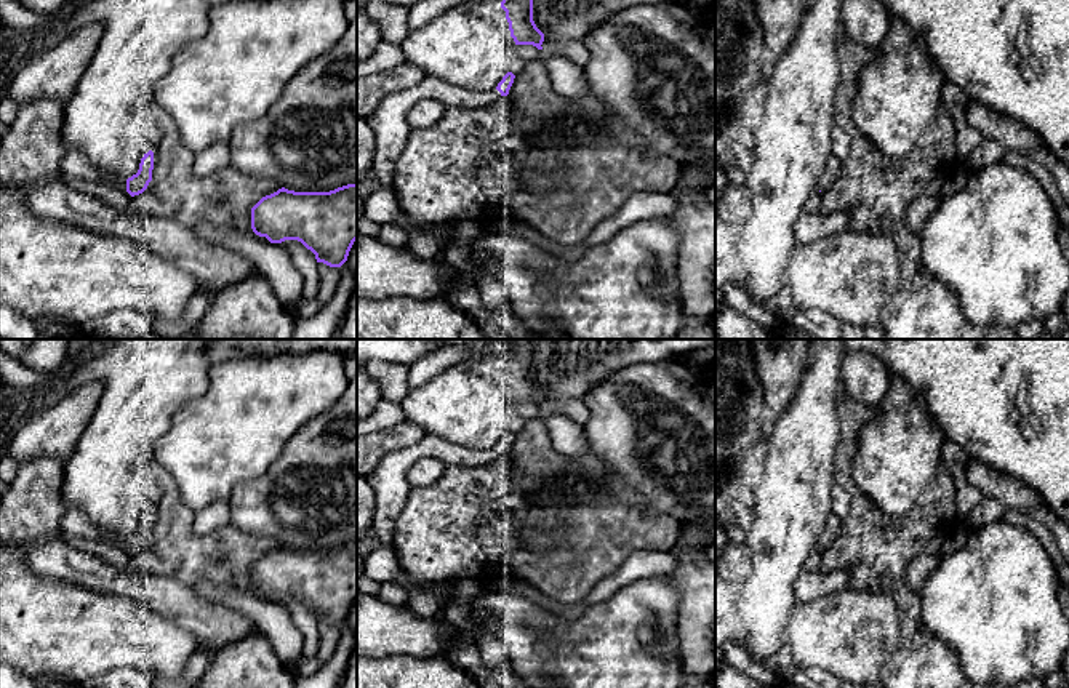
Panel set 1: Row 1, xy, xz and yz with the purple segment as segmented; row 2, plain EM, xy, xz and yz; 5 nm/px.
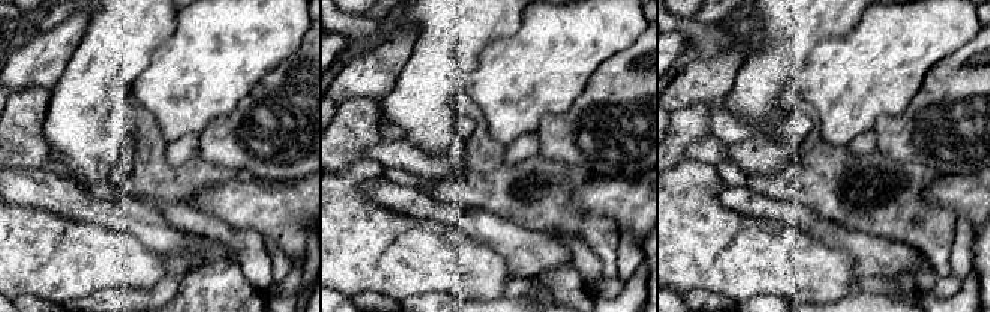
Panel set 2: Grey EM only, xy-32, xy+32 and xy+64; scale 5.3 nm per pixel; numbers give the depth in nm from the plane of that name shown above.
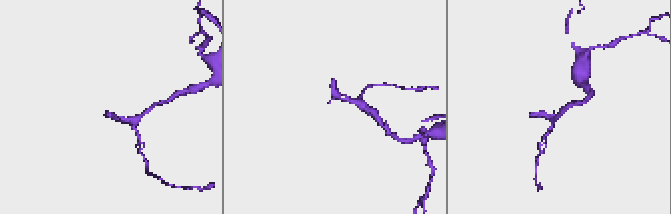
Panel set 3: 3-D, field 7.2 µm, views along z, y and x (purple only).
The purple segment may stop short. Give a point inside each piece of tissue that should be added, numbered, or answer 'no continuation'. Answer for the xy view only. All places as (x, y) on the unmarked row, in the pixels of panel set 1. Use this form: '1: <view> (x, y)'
no continuation

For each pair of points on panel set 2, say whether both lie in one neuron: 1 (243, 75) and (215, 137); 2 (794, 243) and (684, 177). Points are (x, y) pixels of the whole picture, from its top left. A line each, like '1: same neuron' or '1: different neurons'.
1: different neurons
2: same neuron

